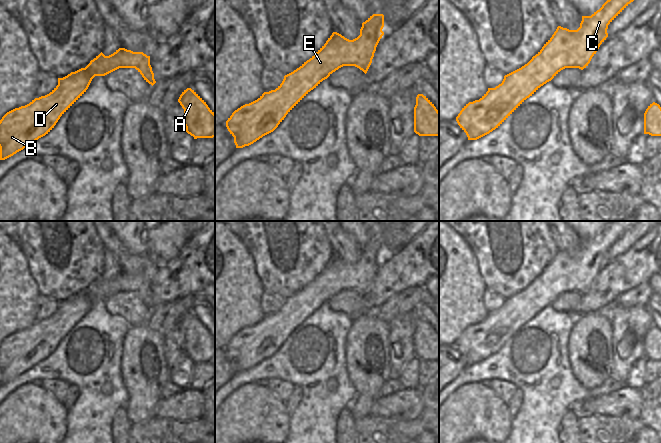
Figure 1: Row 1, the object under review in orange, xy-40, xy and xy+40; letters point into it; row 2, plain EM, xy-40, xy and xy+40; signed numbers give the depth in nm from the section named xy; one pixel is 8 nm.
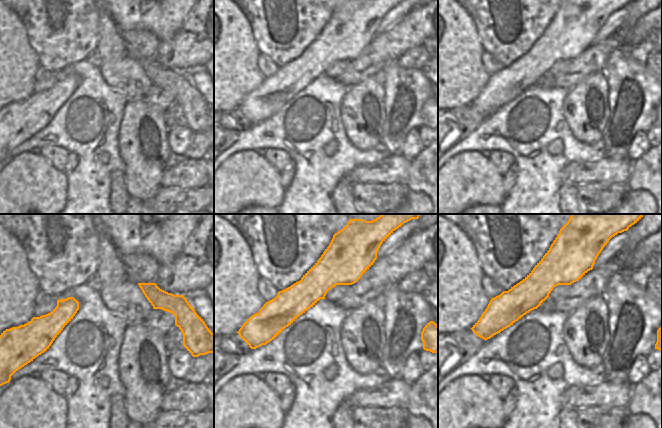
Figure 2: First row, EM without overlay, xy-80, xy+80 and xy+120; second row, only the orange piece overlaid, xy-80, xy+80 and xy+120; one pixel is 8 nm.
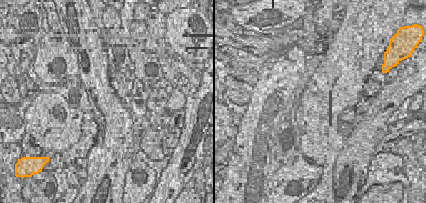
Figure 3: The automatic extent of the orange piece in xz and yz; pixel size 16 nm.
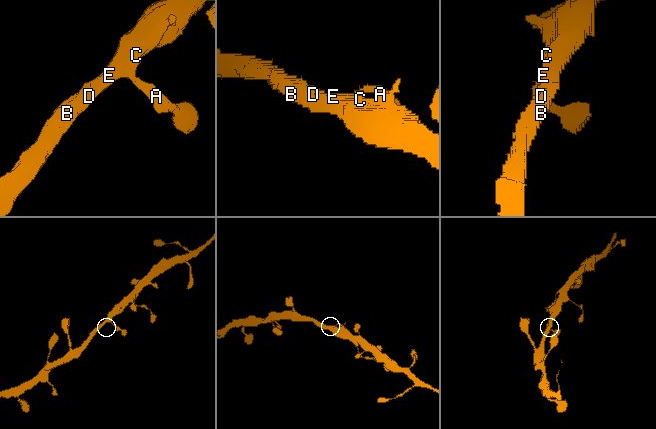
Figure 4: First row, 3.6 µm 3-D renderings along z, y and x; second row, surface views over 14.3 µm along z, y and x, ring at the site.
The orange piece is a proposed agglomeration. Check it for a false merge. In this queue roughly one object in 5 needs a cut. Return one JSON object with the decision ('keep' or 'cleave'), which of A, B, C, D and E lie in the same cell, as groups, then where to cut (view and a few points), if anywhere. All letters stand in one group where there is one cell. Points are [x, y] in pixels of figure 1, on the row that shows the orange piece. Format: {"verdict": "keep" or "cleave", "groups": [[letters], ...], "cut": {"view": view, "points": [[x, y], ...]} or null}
{"verdict": "keep", "groups": [["A", "B", "C", "D", "E"]], "cut": null}

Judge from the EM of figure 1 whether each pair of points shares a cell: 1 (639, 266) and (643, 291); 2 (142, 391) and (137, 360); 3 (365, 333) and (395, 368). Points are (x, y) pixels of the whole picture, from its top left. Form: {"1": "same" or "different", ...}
{"1": "different", "2": "same", "3": "different"}

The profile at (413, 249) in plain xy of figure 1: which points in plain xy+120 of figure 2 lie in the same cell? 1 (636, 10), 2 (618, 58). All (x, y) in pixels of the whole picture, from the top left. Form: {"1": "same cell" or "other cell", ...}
{"1": "other cell", "2": "other cell"}

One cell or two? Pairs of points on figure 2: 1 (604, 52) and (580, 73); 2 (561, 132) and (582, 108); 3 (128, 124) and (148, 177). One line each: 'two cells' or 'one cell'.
1: one cell
2: two cells
3: one cell

